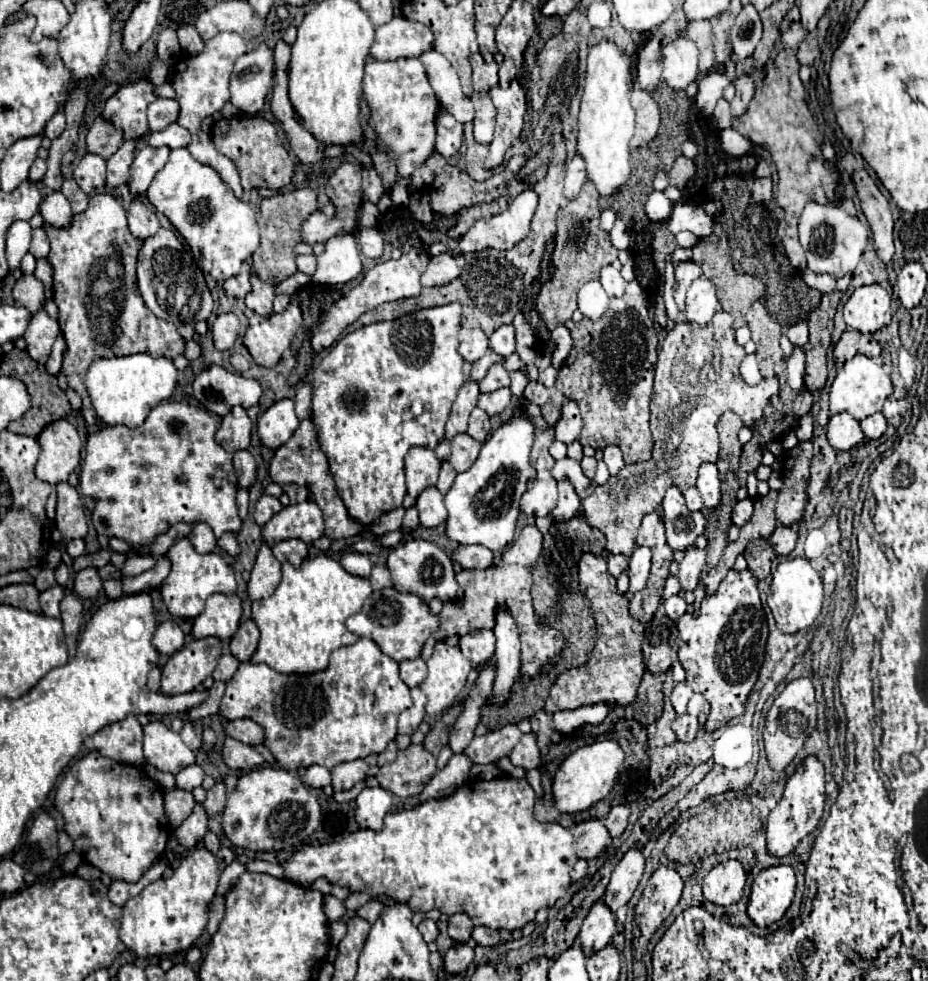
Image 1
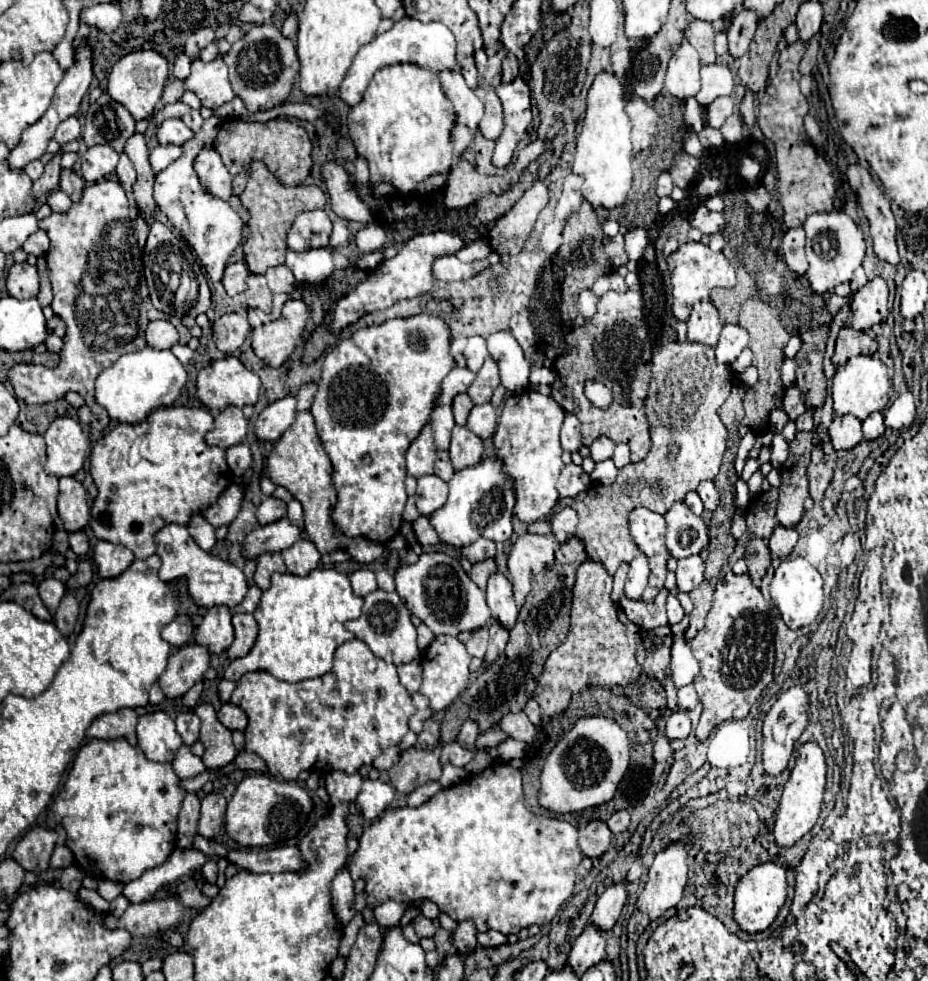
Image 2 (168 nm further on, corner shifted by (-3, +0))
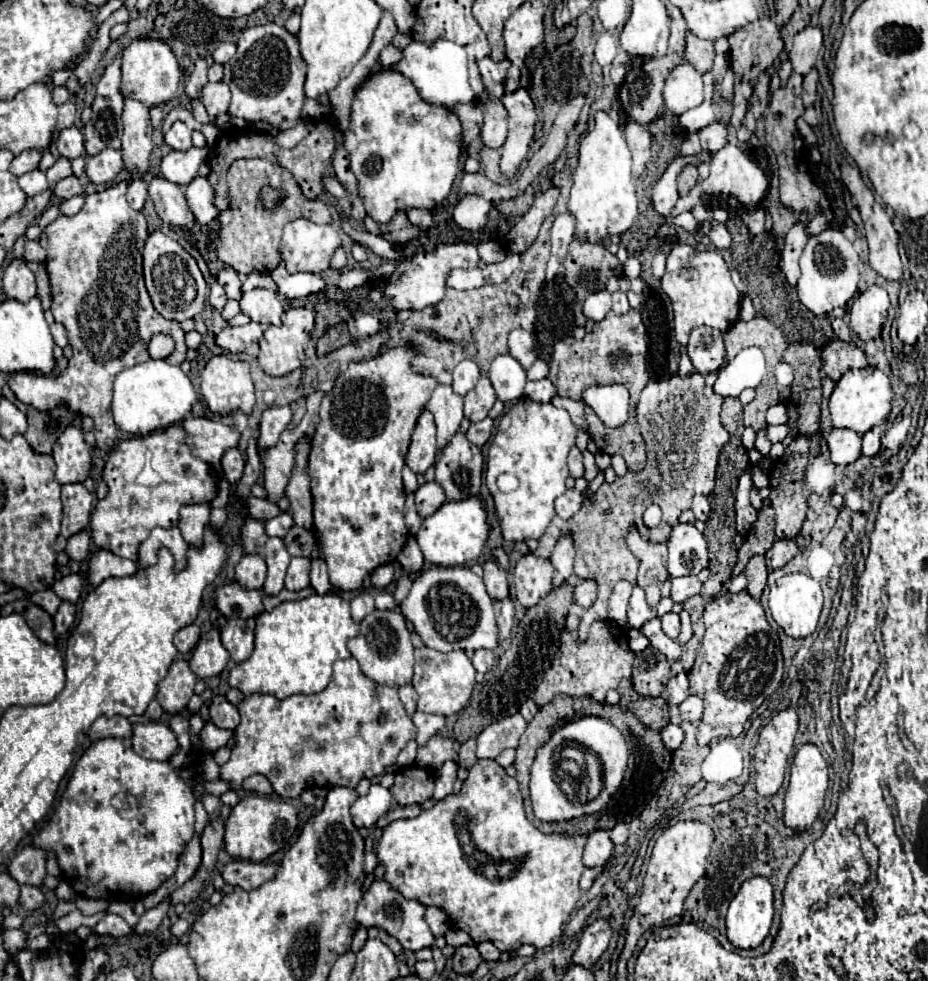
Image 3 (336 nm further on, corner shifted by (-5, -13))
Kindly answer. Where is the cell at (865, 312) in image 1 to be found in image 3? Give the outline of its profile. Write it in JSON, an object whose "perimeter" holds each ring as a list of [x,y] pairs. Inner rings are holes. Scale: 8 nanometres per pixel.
{"perimeter":[[[880,286],[868,288],[854,300],[850,308],[850,326],[860,340],[866,342],[880,336],[888,316],[888,308],[890,308],[888,292]]]}

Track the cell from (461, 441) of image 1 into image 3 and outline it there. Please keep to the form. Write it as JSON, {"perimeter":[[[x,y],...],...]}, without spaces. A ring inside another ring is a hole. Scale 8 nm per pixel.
{"perimeter":[[[458,432],[436,462],[436,482],[444,488],[448,500],[476,496],[480,494],[482,468],[484,458],[480,448]]]}

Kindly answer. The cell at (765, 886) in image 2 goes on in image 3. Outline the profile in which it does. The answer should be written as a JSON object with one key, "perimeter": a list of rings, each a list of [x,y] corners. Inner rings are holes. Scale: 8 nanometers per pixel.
{"perimeter":[[[756,876],[746,880],[734,900],[730,902],[728,914],[726,914],[726,930],[728,930],[728,940],[736,948],[758,948],[764,938],[768,936],[774,920],[774,886],[770,884],[768,878]]]}

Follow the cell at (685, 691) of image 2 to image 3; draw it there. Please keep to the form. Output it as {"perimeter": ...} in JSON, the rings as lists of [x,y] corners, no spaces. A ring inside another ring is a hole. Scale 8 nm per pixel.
{"perimeter":[[[688,696],[680,704],[680,716],[686,722],[698,722],[702,718],[702,700],[698,696]]]}

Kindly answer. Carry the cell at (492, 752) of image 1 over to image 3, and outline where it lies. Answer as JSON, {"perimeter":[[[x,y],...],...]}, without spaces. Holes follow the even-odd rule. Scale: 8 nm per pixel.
{"perimeter":[[[446,760],[442,764],[442,768],[436,774],[436,790],[434,790],[436,800],[442,800],[444,796],[448,796],[452,792],[452,784],[456,782],[456,772],[458,772],[456,760]]]}

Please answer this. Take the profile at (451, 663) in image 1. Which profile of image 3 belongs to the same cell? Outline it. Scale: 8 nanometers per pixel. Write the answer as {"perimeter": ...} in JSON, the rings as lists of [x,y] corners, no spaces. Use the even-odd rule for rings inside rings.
{"perimeter":[[[416,648],[416,666],[412,686],[420,694],[420,710],[436,716],[452,716],[460,712],[468,702],[476,684],[476,670],[464,650],[442,654],[432,648]]]}

